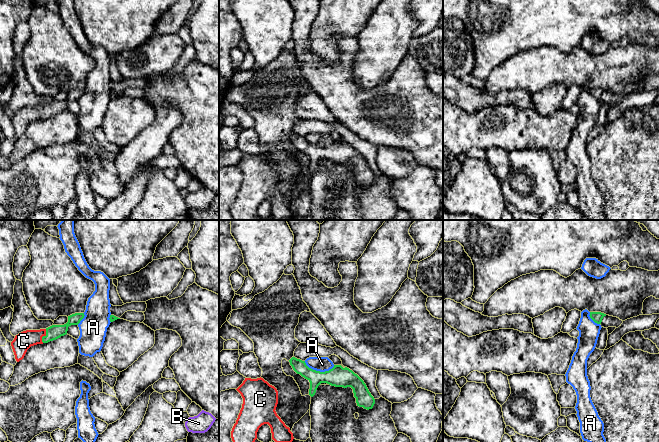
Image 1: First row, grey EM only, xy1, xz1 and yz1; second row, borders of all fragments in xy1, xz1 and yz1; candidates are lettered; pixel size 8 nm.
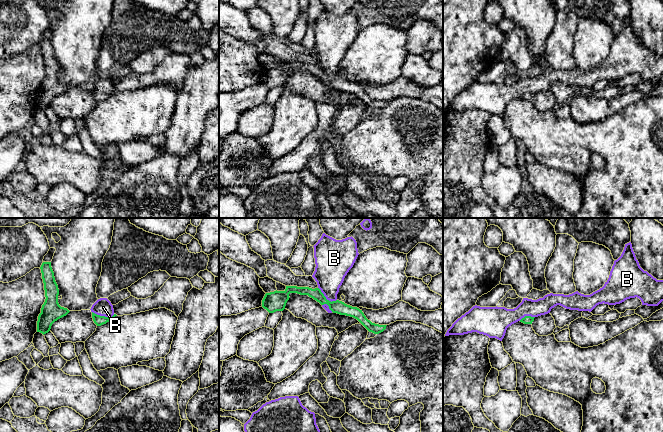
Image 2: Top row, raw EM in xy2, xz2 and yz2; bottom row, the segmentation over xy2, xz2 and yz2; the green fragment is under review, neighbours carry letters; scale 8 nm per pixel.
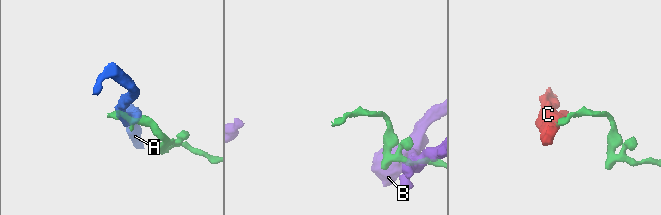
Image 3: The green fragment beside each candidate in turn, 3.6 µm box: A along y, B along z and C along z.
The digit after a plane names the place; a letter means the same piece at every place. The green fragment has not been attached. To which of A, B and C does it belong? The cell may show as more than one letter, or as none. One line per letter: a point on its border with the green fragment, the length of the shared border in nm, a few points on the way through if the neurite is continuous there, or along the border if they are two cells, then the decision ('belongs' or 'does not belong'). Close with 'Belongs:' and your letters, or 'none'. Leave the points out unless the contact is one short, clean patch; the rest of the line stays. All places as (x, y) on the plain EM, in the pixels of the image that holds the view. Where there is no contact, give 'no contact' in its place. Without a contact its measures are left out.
A: meets green in xz1 at (319, 147); contact 260 nm long; border along xz1 (304, 137), (309, 143), (320, 147), (328, 147), (334, 142); does not belong
B: meets green in xy2 at (103, 92); contact 190 nm long; border along xy2 (92, 87), (105, 92), (112, 92), (114, 90); does not belong
C: meets green in xy1 at (43, 112); contact 120 nm long; runs through xy1 (53, 108), (43, 112), (30, 113), (23, 117); belongs
Belongs: C

